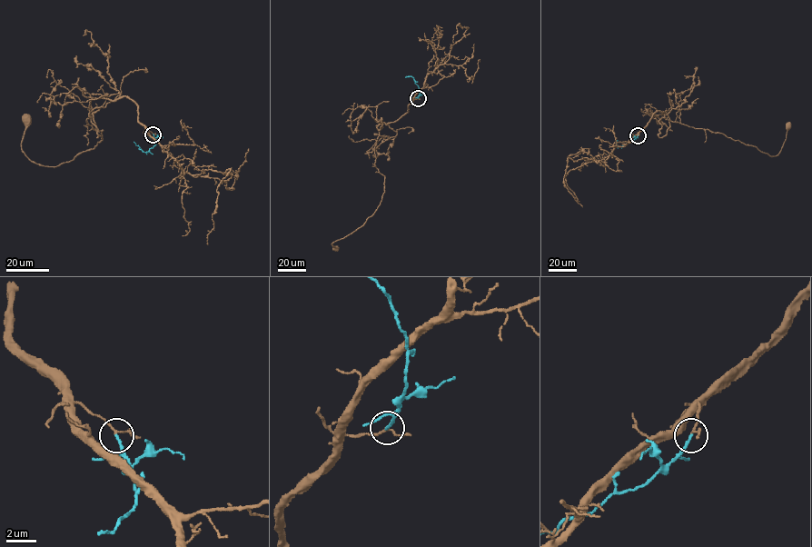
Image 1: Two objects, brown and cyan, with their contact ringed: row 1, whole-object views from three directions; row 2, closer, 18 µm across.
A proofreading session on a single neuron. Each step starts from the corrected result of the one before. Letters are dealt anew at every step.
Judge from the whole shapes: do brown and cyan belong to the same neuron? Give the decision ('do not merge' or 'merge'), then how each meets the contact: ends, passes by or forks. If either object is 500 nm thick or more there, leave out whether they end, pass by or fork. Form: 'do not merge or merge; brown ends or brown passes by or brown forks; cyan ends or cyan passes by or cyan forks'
do not merge; brown passes by; cyan ends

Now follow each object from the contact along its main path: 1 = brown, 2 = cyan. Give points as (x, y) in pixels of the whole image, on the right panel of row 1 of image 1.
1: (638, 135), (659, 111), (664, 112), (672, 121), (723, 134), (755, 146), (770, 156), (779, 154), (787, 126)
2: (638, 135), (618, 147), (617, 140)

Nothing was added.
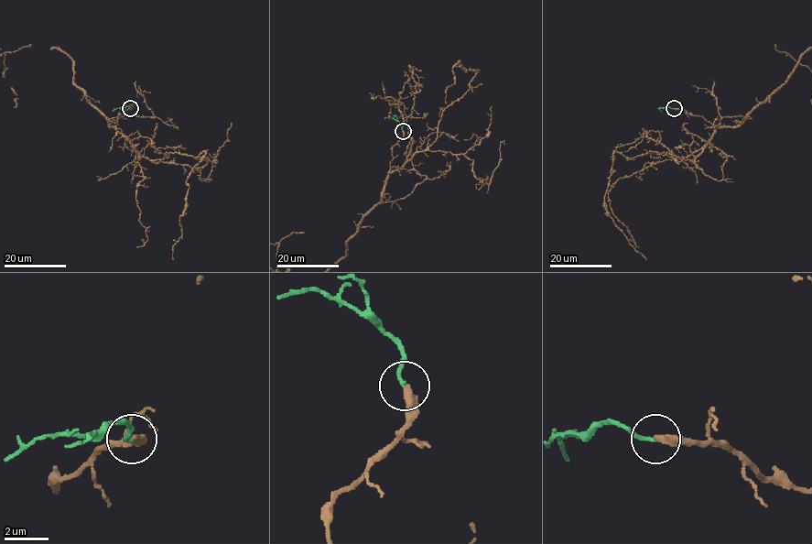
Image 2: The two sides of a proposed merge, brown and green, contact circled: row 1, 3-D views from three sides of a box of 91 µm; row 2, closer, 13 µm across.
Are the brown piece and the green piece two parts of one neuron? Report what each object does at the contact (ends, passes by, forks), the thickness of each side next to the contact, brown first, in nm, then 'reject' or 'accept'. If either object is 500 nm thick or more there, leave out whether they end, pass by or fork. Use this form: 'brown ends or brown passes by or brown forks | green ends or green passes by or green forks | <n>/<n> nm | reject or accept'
brown ends | green ends | 380/160 nm | accept

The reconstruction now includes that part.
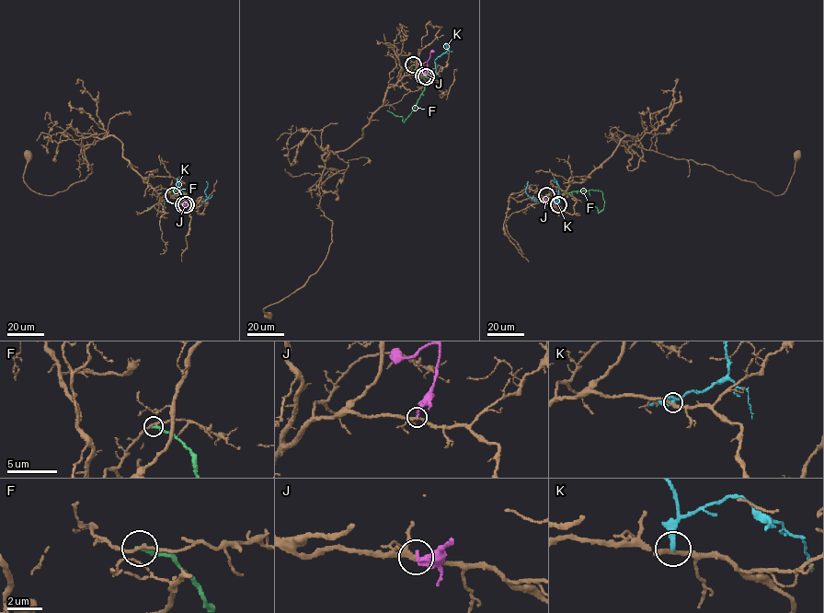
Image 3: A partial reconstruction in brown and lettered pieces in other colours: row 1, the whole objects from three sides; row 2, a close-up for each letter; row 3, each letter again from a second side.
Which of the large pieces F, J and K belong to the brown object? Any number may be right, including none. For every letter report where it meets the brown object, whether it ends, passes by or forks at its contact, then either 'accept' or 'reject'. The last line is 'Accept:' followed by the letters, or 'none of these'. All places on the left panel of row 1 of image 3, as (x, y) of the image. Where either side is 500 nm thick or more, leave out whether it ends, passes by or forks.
F: (173, 195) | it ends | reject
J: (183, 204) | it ends | reject
K: (186, 204) | it ends | reject
Accept: none of these

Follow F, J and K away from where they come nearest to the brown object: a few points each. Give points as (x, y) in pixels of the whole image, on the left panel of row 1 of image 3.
F: (173, 195), (181, 202), (186, 193), (166, 190), (163, 212), (153, 206), (148, 210)
J: (183, 204), (190, 199), (194, 200)
K: (186, 204), (188, 200), (206, 199), (206, 181)

